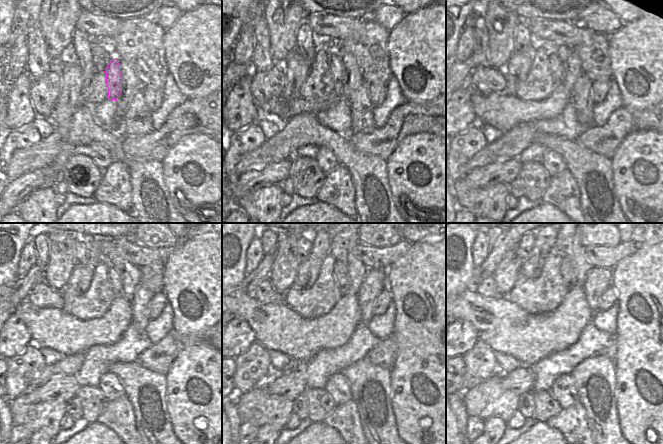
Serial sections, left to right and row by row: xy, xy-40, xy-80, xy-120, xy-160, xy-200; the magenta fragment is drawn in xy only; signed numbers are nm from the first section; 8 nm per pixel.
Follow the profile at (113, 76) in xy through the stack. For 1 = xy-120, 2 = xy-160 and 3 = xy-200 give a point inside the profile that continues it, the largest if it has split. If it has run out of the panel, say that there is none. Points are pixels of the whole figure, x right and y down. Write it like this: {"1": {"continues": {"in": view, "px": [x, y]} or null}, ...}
{"1": {"continues": {"in": "xy-120", "px": [115, 275]}}, "2": {"continues": {"in": "xy-160", "px": [341, 275]}}, "3": {"continues": {"in": "xy-200", "px": [566, 269]}}}

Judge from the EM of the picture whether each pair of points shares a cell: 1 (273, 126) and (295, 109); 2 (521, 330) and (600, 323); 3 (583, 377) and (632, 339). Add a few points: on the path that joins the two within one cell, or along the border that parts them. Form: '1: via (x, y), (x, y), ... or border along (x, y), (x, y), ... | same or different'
1: border along (258, 119), (280, 119), (283, 122) | different
2: border along (594, 312), (591, 321) | different
3: border along (614, 365), (616, 388) | different

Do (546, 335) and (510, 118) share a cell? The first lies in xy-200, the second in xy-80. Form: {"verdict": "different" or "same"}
{"verdict": "same"}

